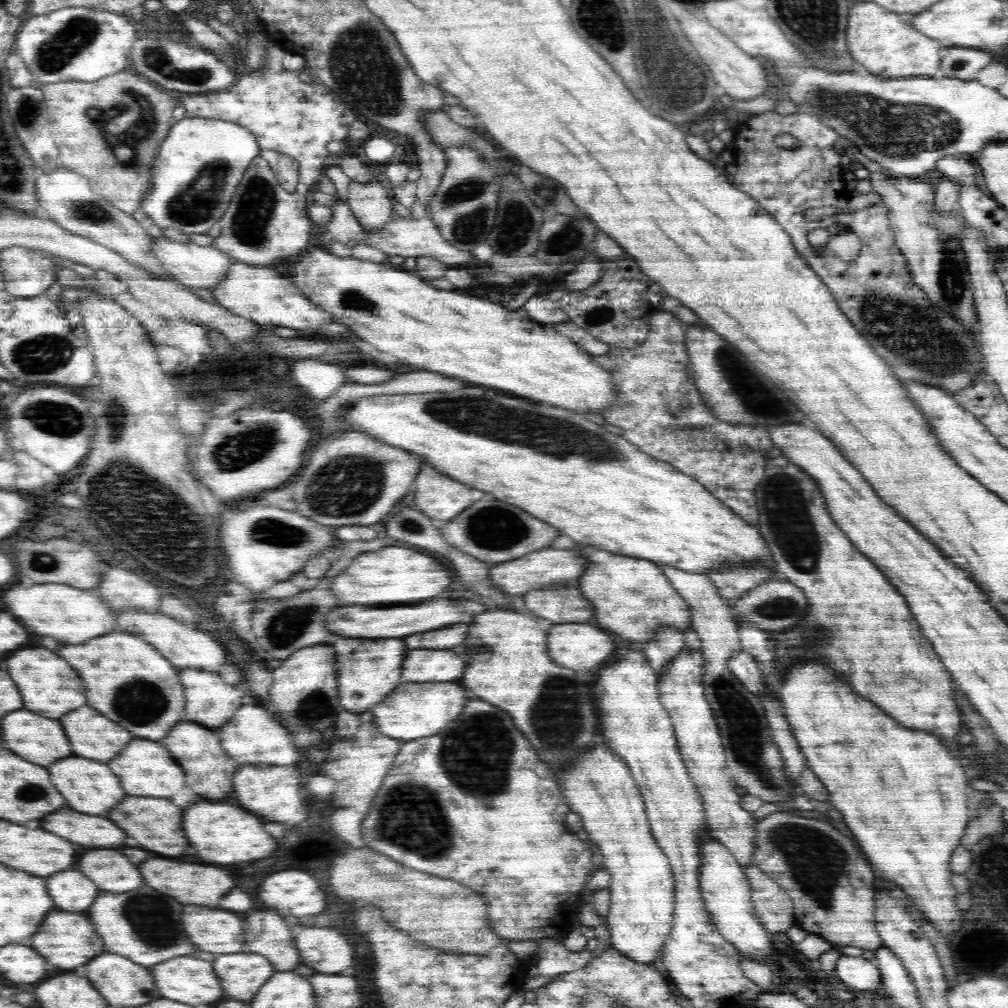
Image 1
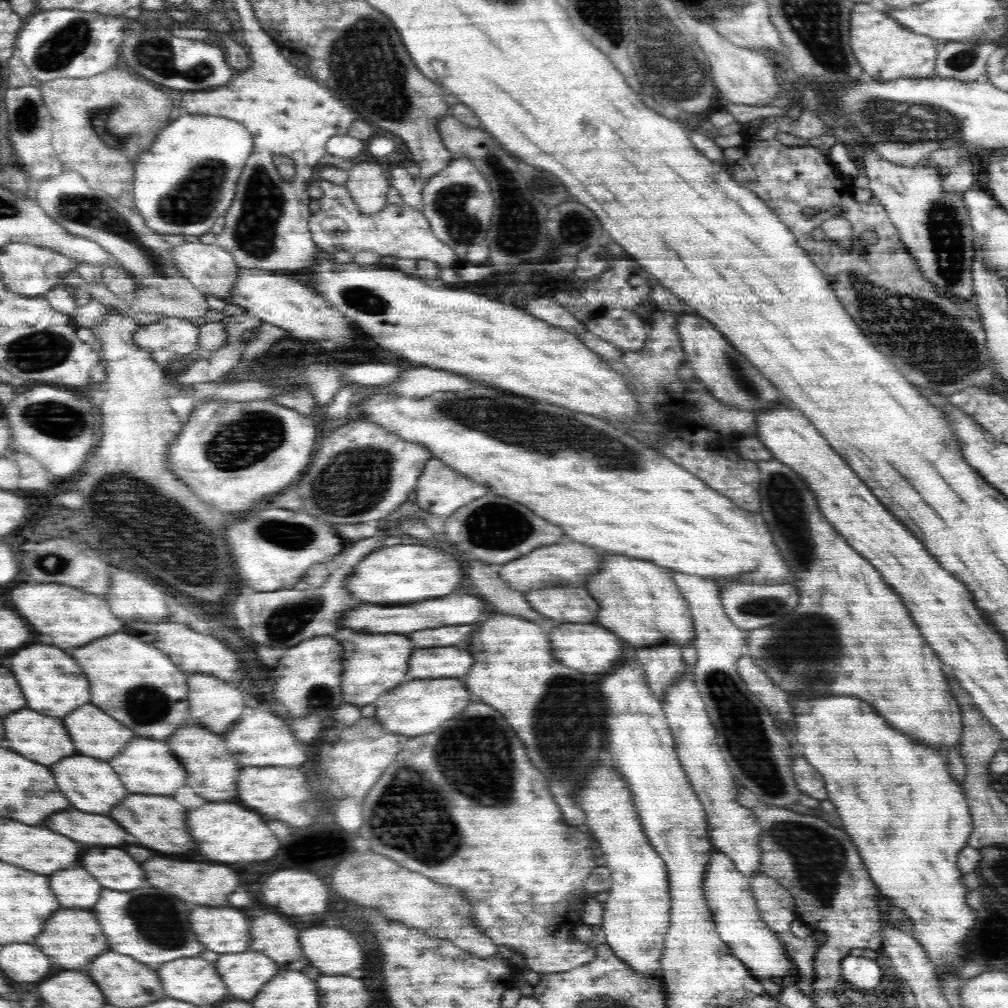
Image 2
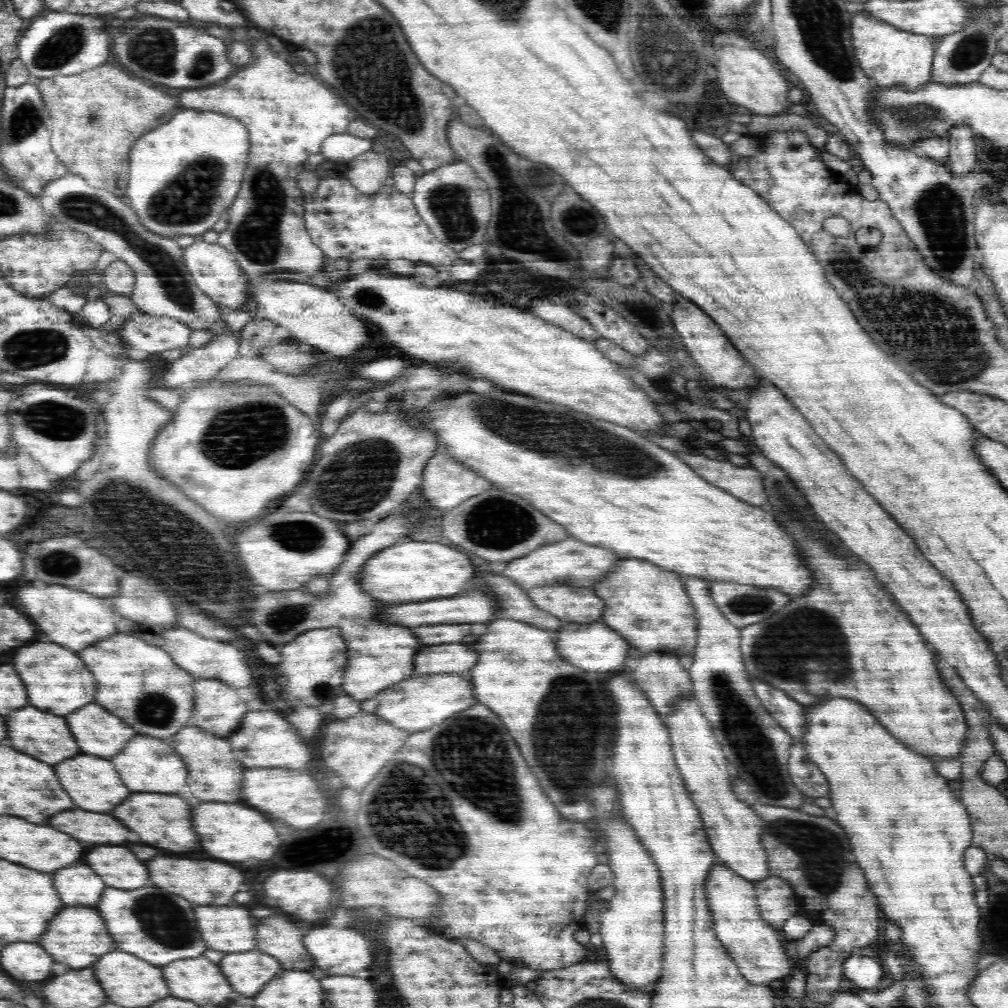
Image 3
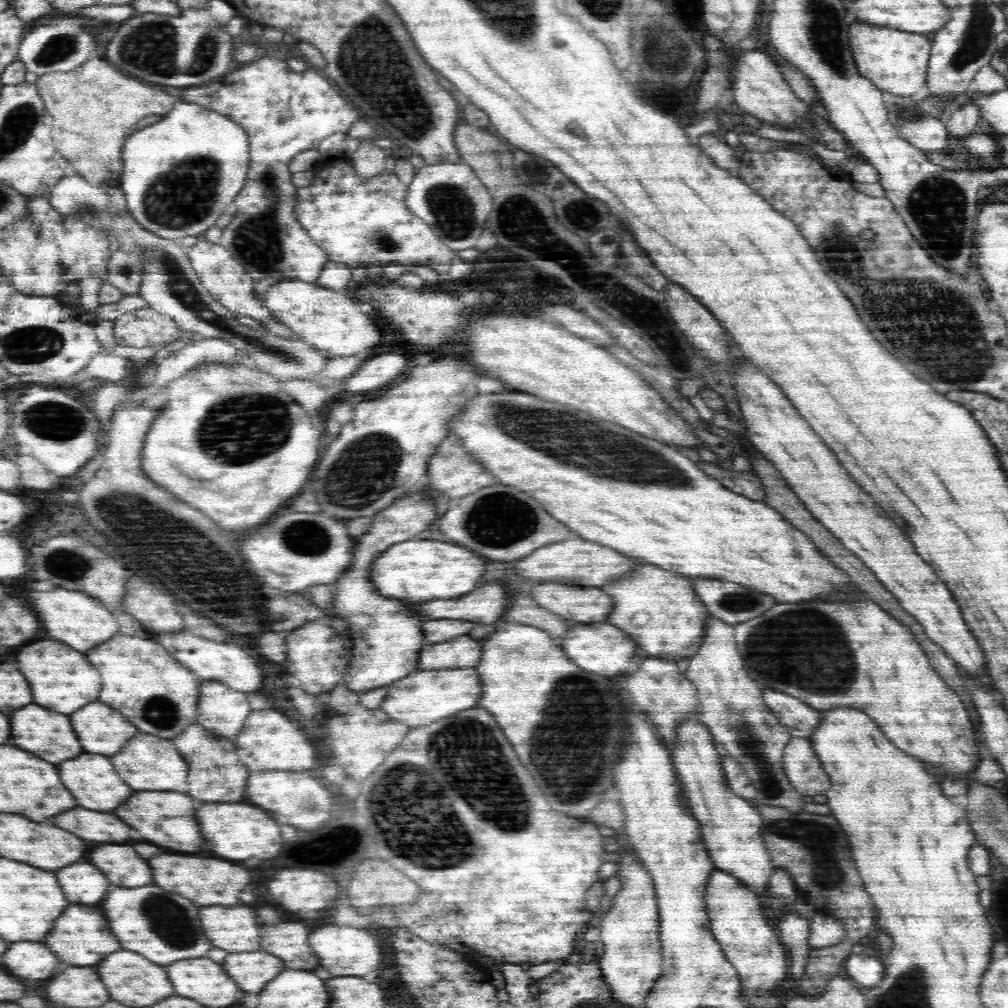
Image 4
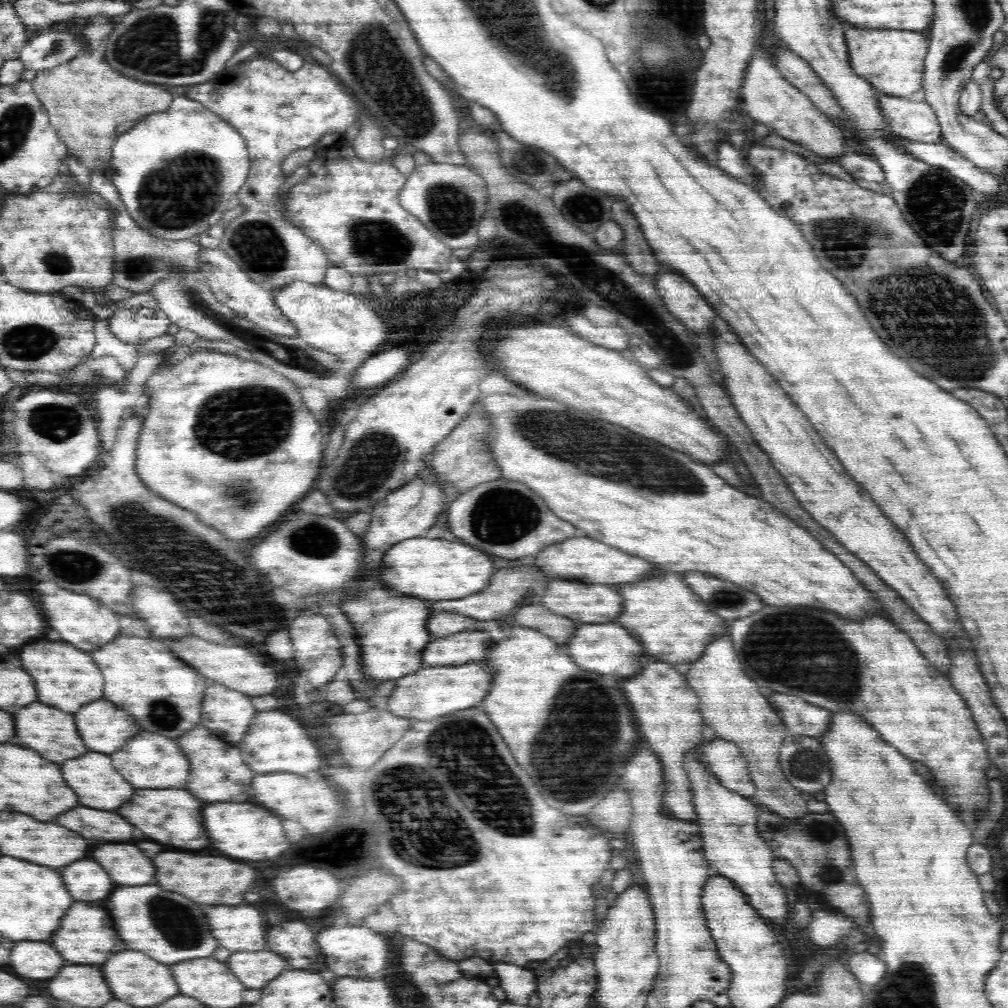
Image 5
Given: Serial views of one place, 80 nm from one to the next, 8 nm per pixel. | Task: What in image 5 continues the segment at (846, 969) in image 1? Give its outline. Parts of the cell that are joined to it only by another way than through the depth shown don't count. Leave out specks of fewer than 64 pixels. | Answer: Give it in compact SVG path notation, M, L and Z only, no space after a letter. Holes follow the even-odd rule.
M855 952L847 955L846 964L849 971L861 982L864 988L878 984L886 974L885 961L875 954Z

